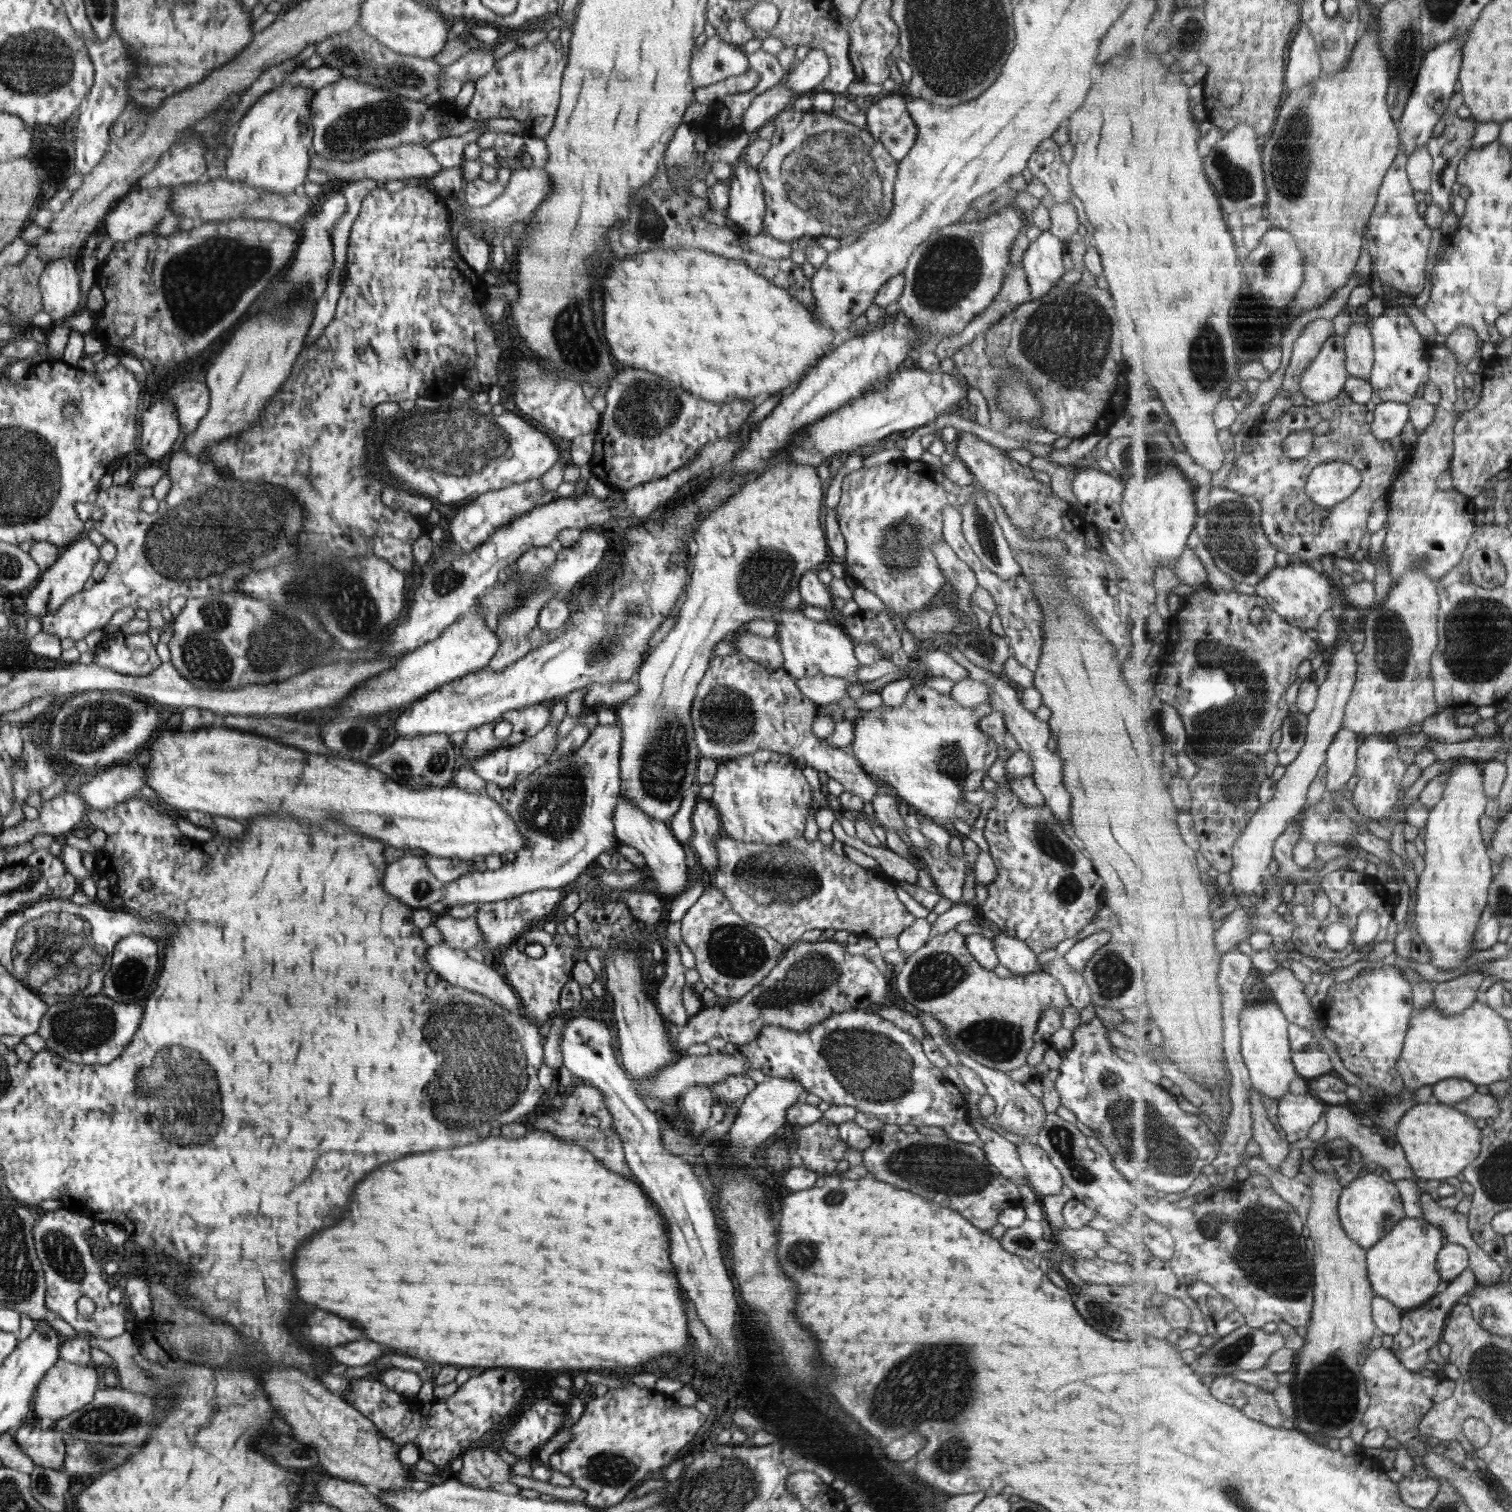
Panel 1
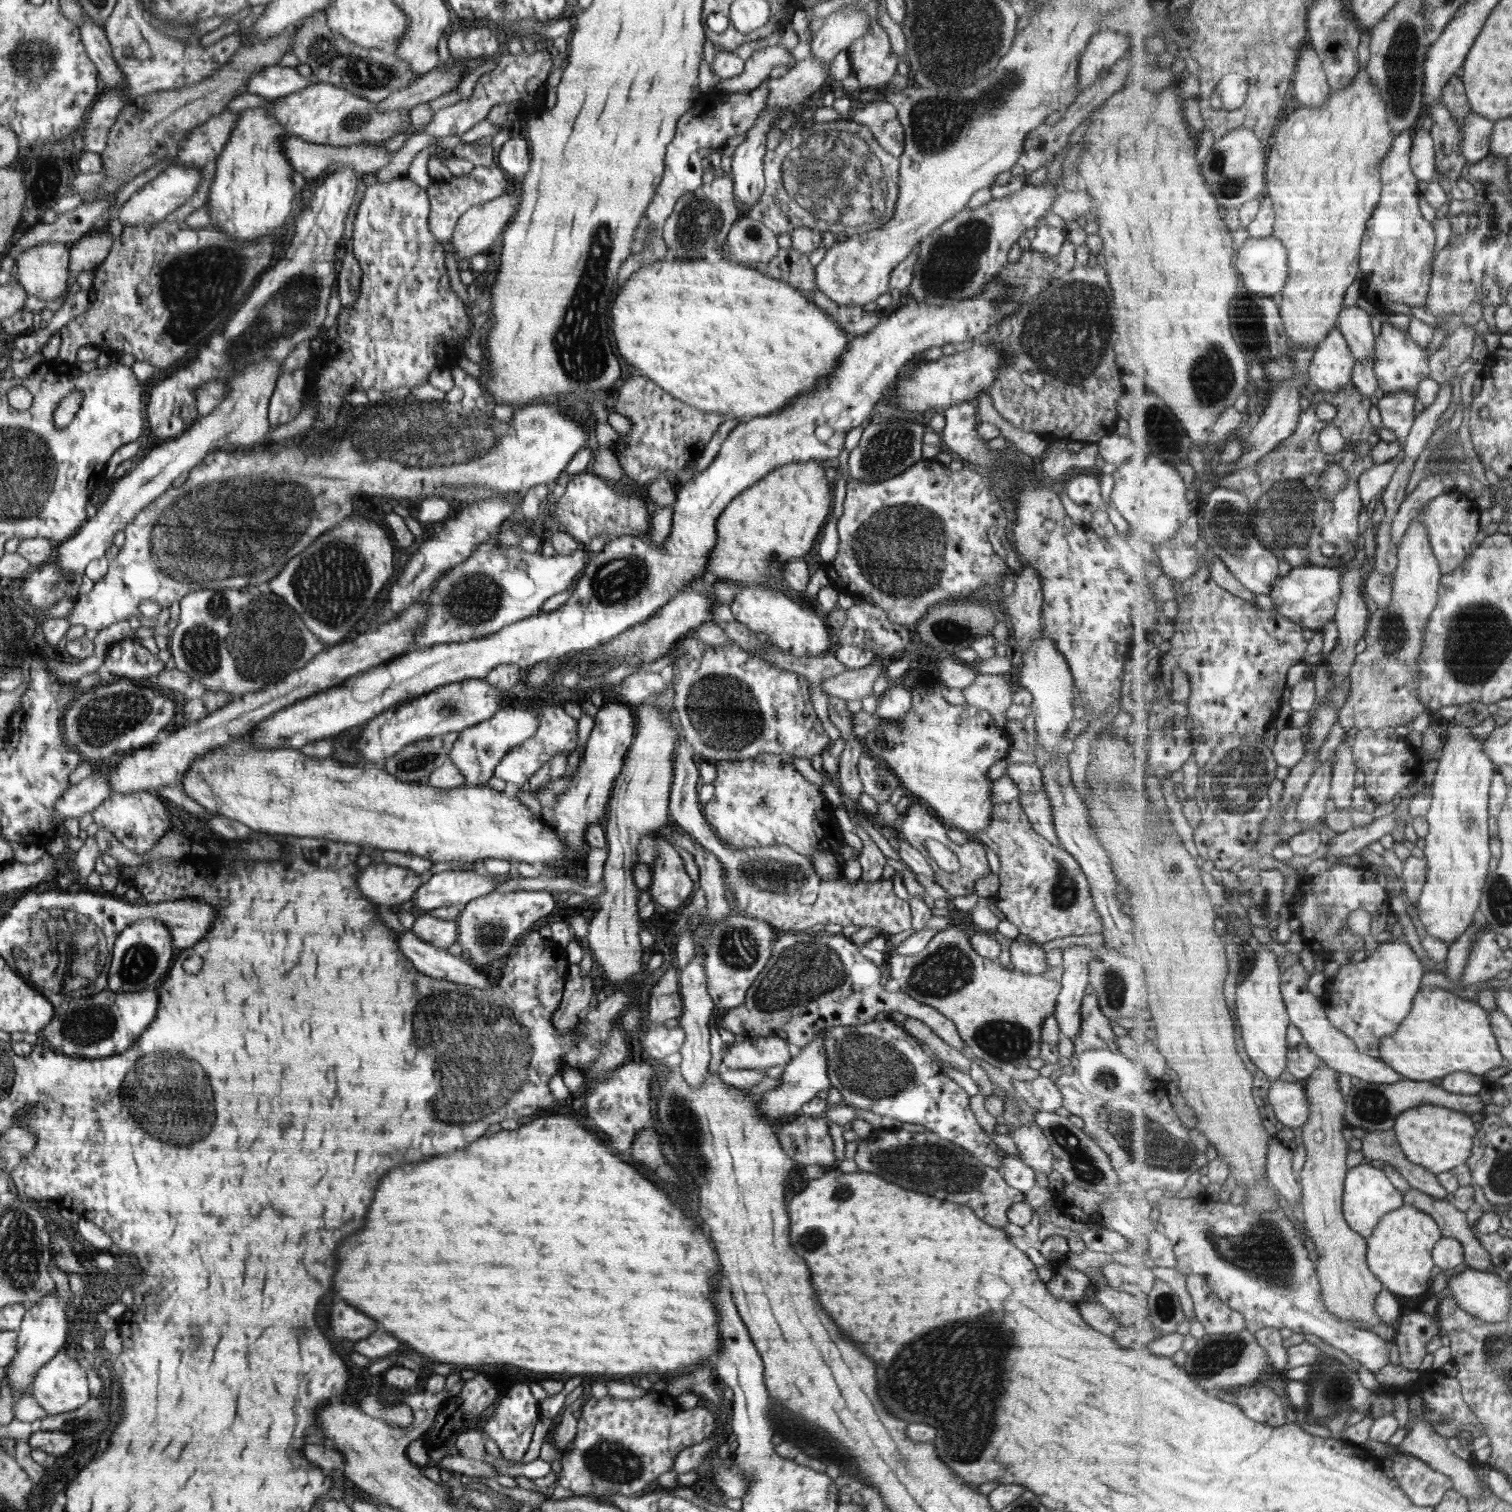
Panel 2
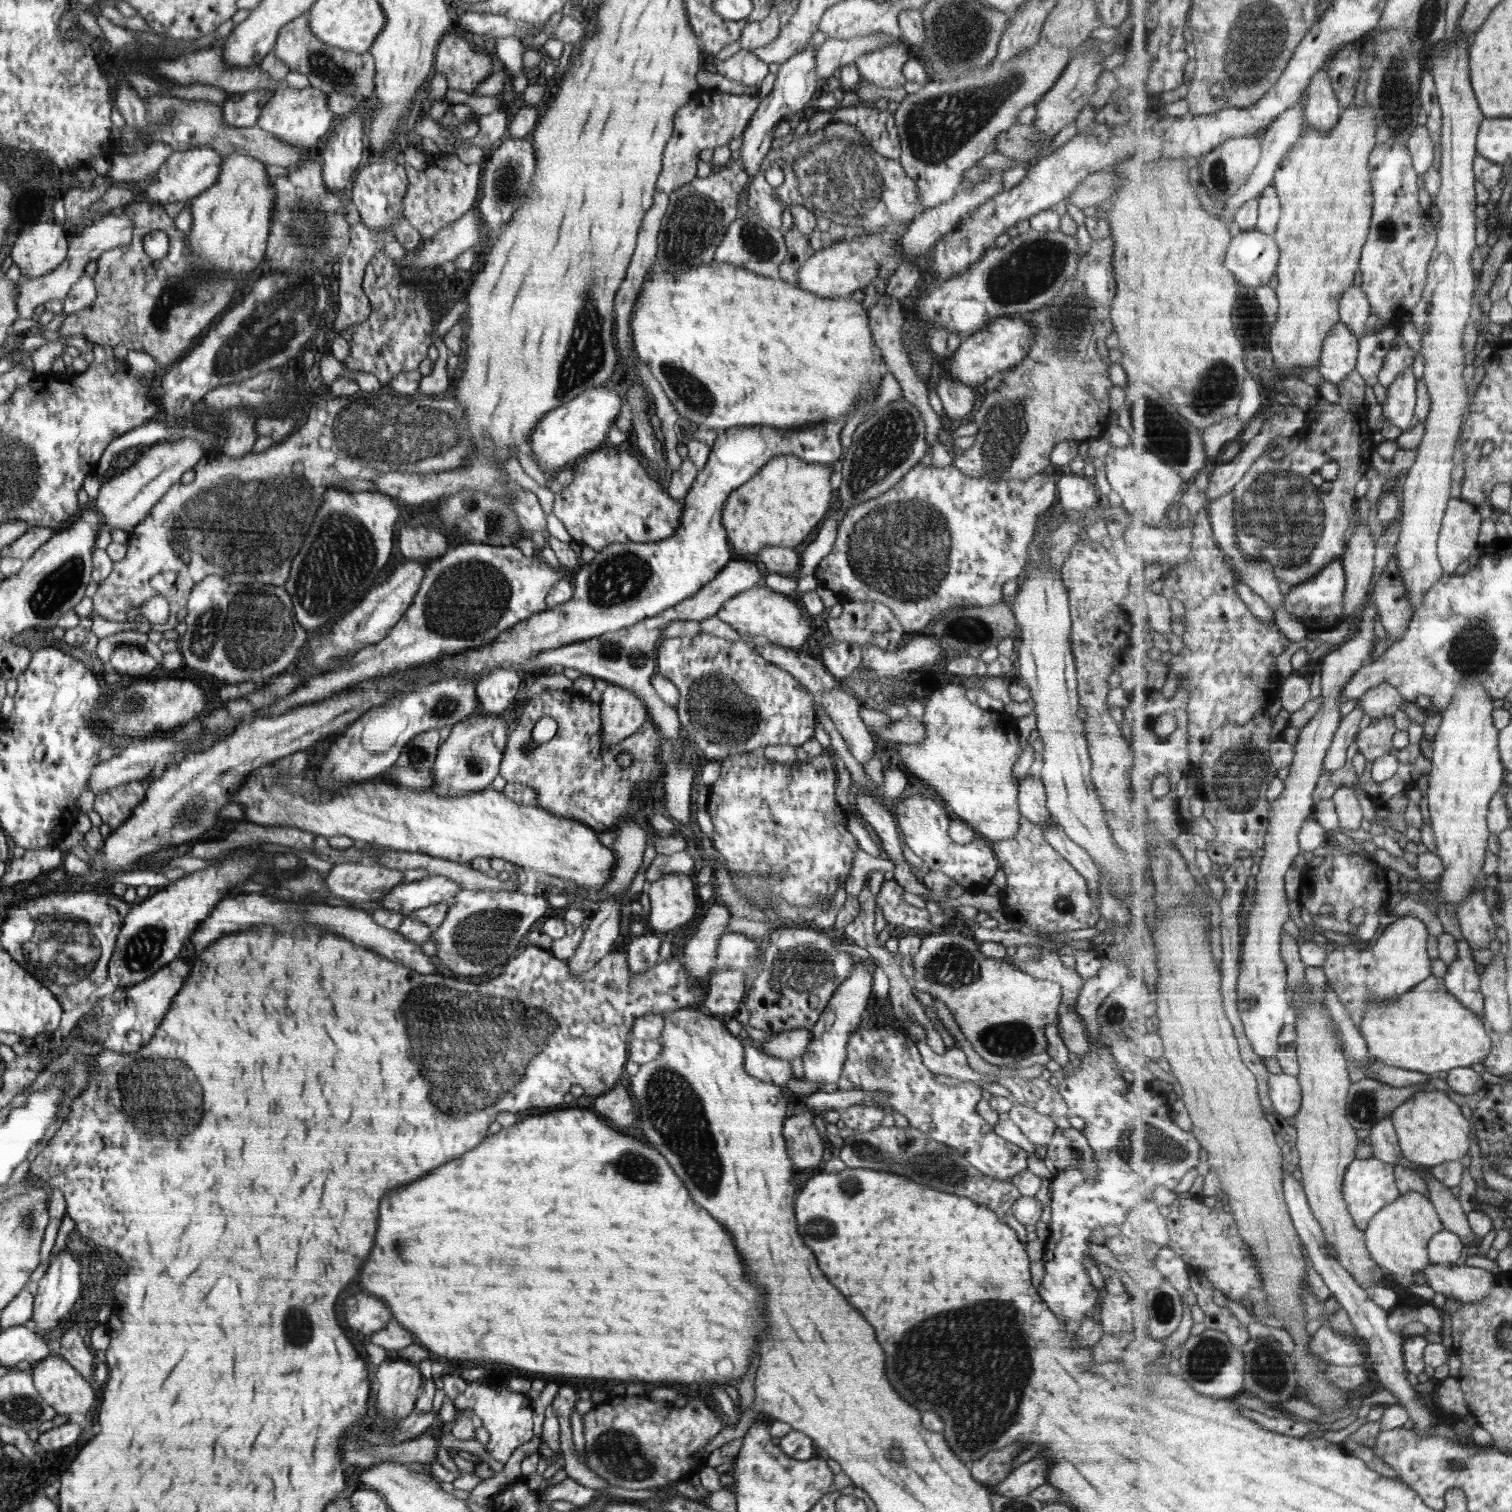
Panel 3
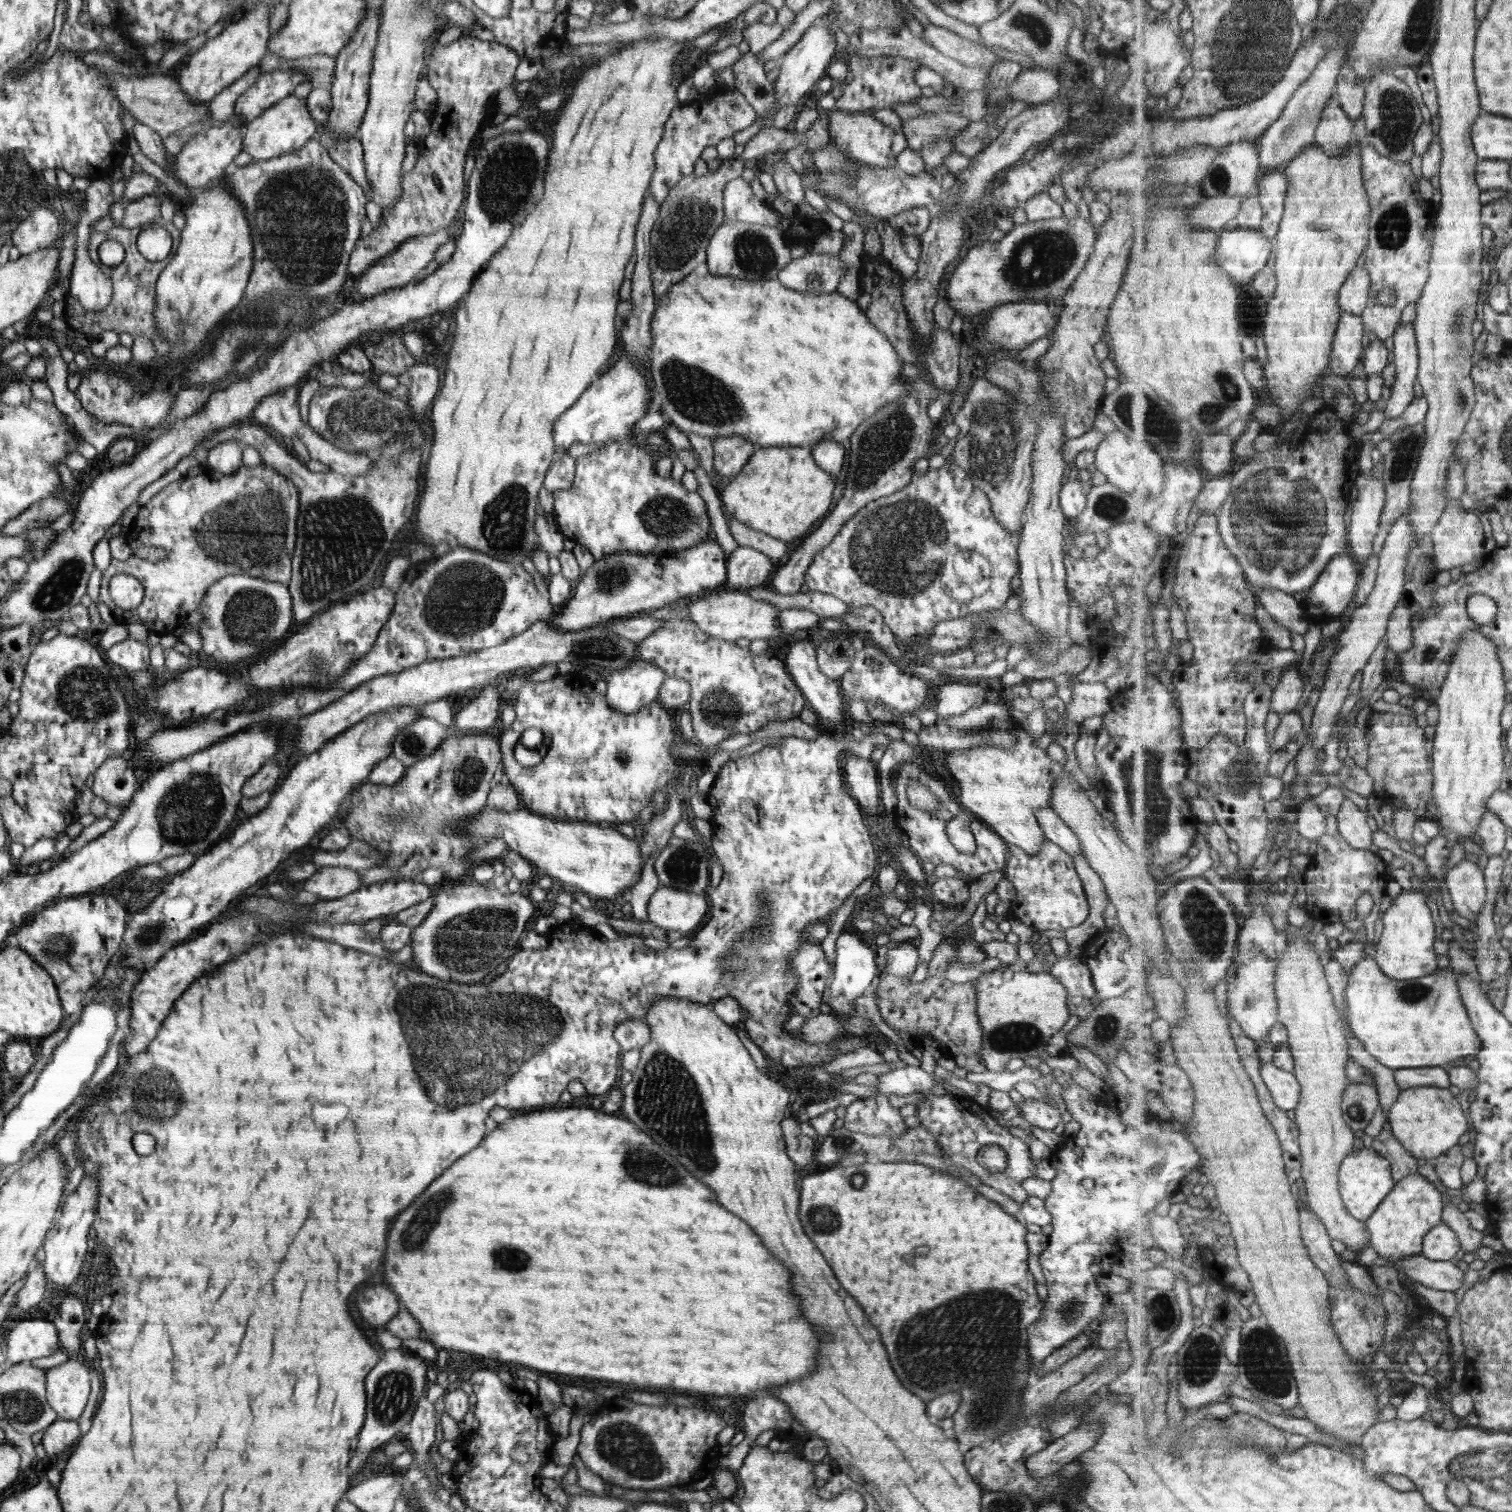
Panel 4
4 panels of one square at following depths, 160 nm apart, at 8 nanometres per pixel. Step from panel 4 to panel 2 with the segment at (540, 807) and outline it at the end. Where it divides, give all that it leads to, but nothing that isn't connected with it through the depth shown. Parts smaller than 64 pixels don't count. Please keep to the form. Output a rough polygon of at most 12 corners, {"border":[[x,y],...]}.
{"border":[[563,705],[538,710],[538,728],[511,748],[493,776],[524,786],[559,752],[578,746]]}

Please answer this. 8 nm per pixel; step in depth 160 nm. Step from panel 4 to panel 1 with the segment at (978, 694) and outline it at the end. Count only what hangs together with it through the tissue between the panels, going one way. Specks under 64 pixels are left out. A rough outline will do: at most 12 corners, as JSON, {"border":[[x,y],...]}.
{"border":[[914,686],[861,711],[848,750],[919,817],[972,826],[998,758],[965,708]]}

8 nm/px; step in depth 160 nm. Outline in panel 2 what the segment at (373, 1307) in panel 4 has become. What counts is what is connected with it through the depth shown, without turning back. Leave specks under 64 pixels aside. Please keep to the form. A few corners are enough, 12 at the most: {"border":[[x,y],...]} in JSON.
{"border":[[338,1302],[330,1310],[336,1338],[362,1340],[376,1330],[376,1320]]}

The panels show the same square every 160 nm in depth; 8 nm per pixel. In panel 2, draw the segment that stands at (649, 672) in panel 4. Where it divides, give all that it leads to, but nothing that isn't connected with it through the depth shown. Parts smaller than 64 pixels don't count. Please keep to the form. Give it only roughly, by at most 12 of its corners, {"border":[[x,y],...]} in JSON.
{"border":[[599,708],[576,771],[517,796],[582,858],[604,826],[634,708]]}

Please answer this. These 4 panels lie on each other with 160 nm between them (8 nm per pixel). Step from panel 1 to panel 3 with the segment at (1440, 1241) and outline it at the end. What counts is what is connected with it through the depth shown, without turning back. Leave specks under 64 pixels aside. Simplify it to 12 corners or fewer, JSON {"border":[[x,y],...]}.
{"border":[[1411,1190],[1372,1219],[1374,1258],[1410,1289],[1446,1225]]}

